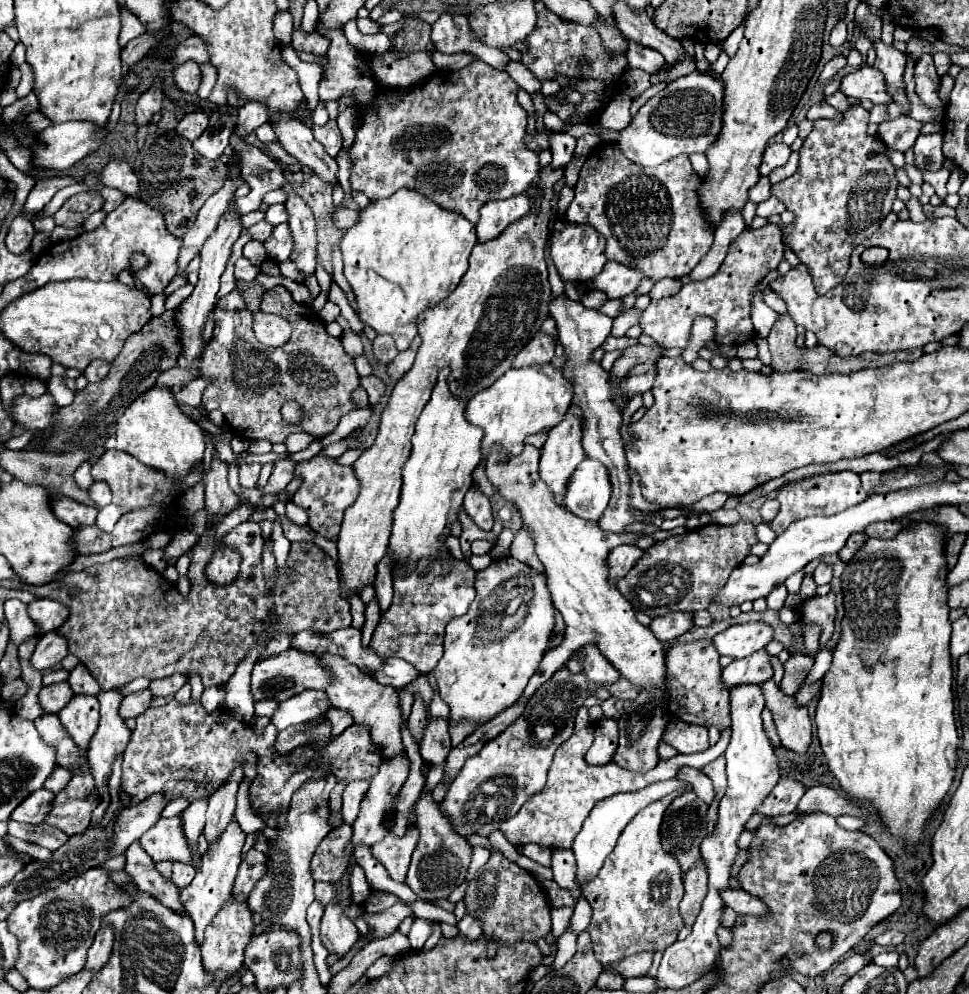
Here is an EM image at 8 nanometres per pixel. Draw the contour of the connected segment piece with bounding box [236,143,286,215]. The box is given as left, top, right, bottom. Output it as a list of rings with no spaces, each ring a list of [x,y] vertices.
[[[242,143],[242,179],[250,185],[250,193],[236,199],[236,211],[240,215],[244,215],[244,211],[258,209],[268,191],[286,183],[282,167],[250,143]]]

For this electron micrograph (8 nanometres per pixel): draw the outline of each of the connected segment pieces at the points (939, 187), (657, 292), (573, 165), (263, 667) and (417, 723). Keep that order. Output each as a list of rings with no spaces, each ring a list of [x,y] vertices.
[[[946,168],[940,169],[941,171],[922,171],[919,170],[920,173],[923,176],[924,181],[930,183],[934,187],[935,193],[944,201],[947,190],[946,190],[946,183],[948,181],[948,178],[951,174],[950,171],[942,171],[947,170]]]
[[[660,279],[660,281],[652,287],[650,297],[652,297],[652,299],[672,297],[672,295],[676,295],[680,289],[682,289],[682,283],[680,283],[678,279]]]
[[[580,158],[572,160],[565,167],[565,184],[571,188],[575,187],[575,184],[579,178],[579,172],[585,162],[585,159]]]
[[[288,649],[278,655],[270,655],[266,659],[260,659],[252,669],[252,697],[254,701],[274,699],[274,701],[286,701],[296,693],[302,693],[304,689],[320,689],[324,691],[332,681],[332,675],[320,665],[318,657],[306,655],[298,649]]]
[[[414,695],[414,707],[412,707],[412,715],[410,715],[410,721],[408,721],[408,727],[412,731],[412,735],[416,737],[416,741],[422,739],[422,733],[426,729],[426,709],[424,709],[424,701],[420,699],[420,695]]]

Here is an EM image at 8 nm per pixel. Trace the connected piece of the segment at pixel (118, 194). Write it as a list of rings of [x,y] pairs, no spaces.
[[[104,187],[100,193],[102,193],[102,197],[106,199],[106,203],[104,203],[104,207],[102,207],[106,213],[114,211],[114,209],[126,199],[126,195],[124,195],[122,191],[118,191],[118,189],[108,189],[108,187]]]

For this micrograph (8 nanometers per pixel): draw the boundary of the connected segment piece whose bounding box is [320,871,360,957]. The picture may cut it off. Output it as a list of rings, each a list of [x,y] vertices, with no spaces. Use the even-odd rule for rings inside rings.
[[[346,871],[346,875],[334,883],[336,889],[342,891],[340,903],[326,907],[324,917],[322,917],[322,927],[320,927],[322,945],[328,949],[330,955],[338,955],[338,957],[346,957],[348,951],[352,949],[352,945],[360,937],[356,925],[344,915],[344,909],[352,903],[348,879],[350,879],[350,873]]]

